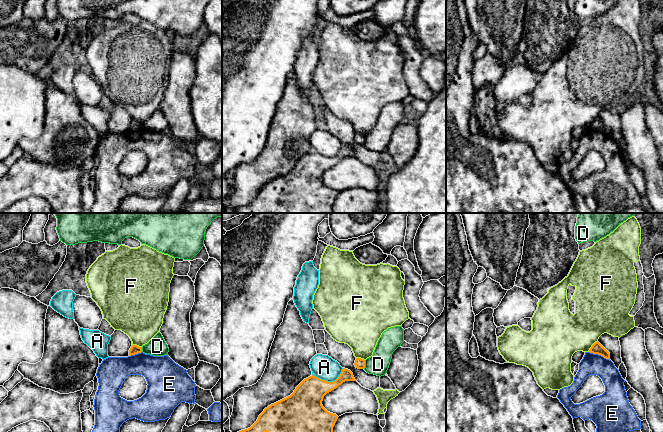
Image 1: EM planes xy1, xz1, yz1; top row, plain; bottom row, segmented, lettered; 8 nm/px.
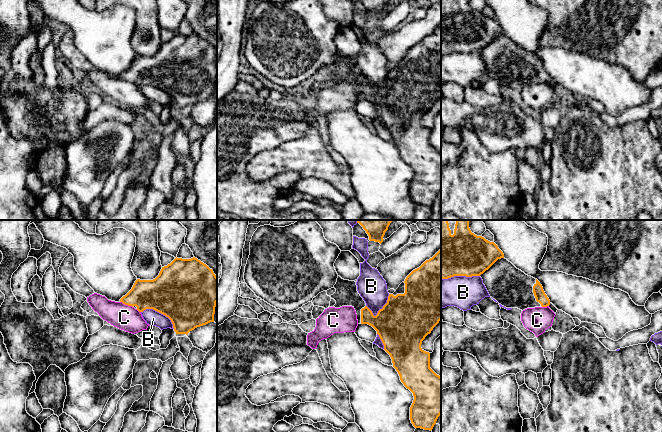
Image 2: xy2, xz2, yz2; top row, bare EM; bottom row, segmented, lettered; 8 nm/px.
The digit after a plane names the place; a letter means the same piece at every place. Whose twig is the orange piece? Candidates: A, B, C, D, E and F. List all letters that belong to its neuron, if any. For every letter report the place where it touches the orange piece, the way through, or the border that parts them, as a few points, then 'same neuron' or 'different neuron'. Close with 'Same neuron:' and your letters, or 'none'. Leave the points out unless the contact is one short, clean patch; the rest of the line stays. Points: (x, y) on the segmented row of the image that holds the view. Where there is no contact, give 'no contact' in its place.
A: contact xz1 (329, 382); different neuron
B: contact yz2 (460, 275); different neuron
C: contact xy2 (126, 304); border xy2 (120, 301), (132, 307); different neuron
D: contact xz1 (364, 364); different neuron
E: contact yz1 (599, 354); different neuron
F: contact yz1 (592, 346); border yz1 (597, 340), (588, 351); different neuron
Same neuron: none

